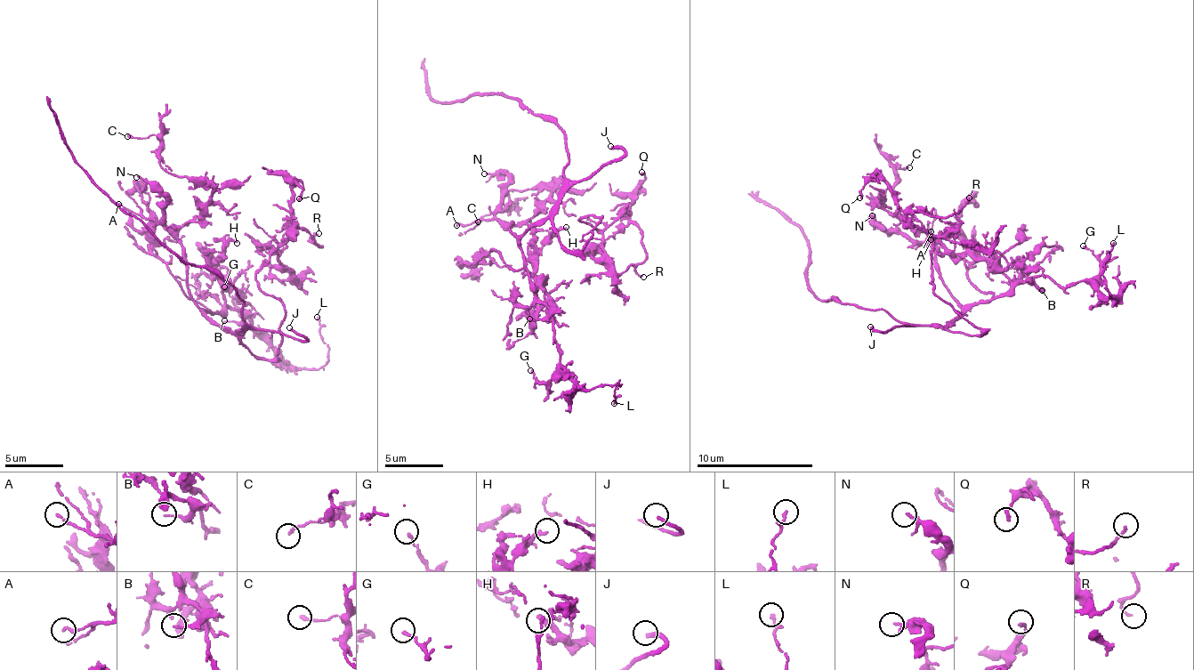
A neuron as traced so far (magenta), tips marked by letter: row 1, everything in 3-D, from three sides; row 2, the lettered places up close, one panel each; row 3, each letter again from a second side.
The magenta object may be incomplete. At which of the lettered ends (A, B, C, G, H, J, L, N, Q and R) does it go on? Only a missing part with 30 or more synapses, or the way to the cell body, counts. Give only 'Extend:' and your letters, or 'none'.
Extend: none

